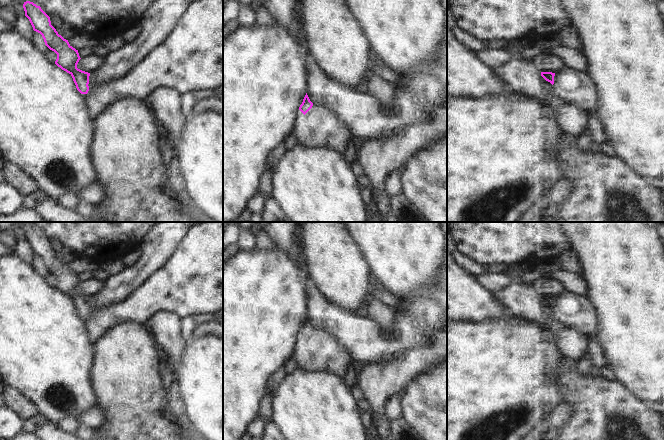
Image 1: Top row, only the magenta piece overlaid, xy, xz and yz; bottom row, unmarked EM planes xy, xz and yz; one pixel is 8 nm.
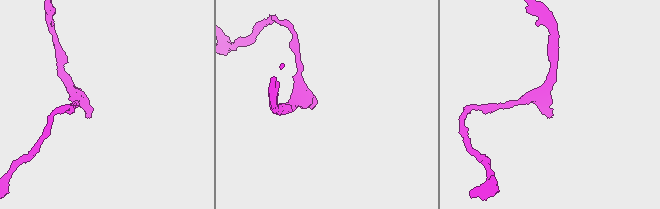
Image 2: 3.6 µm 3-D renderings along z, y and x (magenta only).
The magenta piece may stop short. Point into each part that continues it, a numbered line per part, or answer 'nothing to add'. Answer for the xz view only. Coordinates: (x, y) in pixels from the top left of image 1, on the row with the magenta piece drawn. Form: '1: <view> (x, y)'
1: xz (319, 128)

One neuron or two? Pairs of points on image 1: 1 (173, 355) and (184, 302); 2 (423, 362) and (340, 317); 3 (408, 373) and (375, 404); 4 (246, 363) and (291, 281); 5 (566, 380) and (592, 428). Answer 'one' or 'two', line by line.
1: two
2: two
3: one
4: one
5: one

